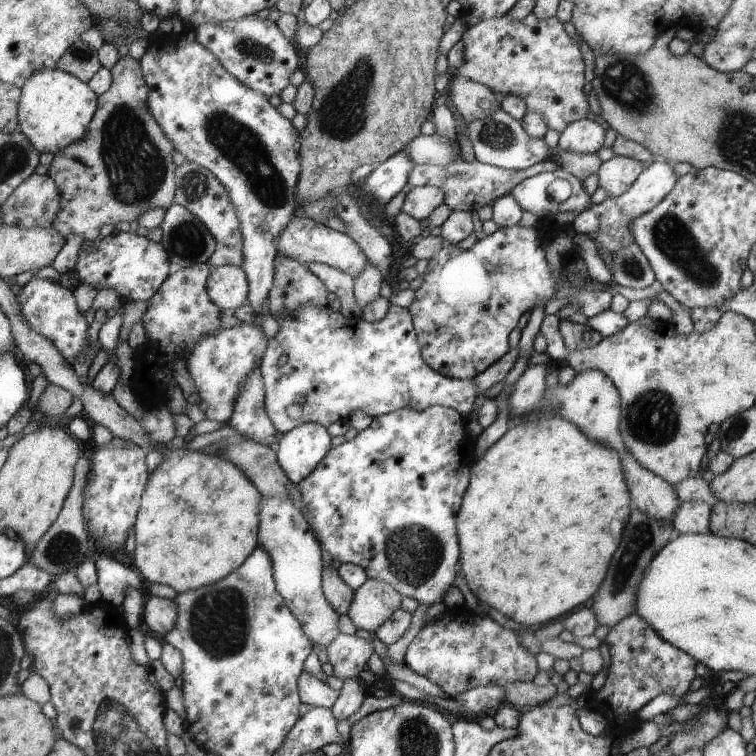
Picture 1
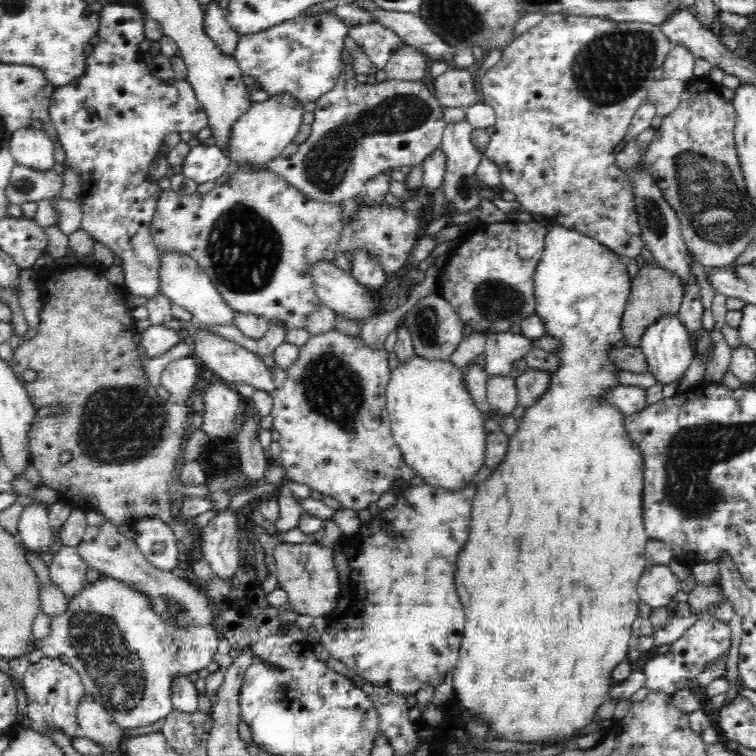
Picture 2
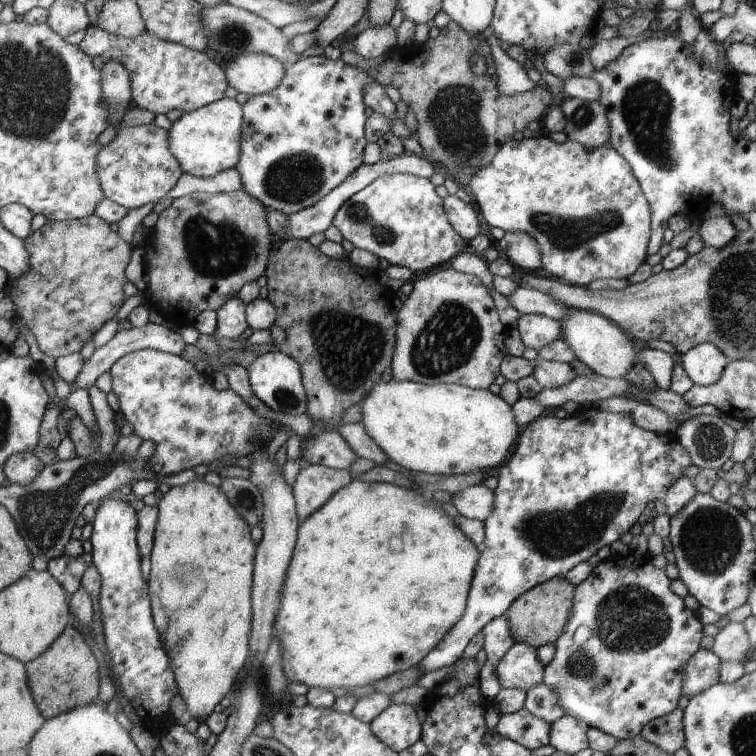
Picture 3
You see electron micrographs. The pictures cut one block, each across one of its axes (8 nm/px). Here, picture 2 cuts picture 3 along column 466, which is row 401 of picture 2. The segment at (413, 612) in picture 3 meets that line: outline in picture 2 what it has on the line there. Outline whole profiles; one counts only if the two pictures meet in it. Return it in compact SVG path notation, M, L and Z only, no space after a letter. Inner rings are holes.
M559 224L554 226L546 226L548 231L546 232L545 250L543 251L541 260L537 264L537 270L534 276L534 299L536 299L536 313L542 320L543 327L546 329L546 334L554 337L562 342L562 348L558 350L558 358L562 360L562 366L560 370L552 376L552 382L548 391L540 396L532 406L526 408L526 414L524 418L520 420L518 425L518 432L508 438L508 444L506 448L506 456L503 457L502 462L498 464L498 468L494 471L494 474L490 476L490 480L484 484L482 490L478 490L476 498L472 502L472 524L469 527L469 536L462 552L458 552L458 560L454 562L454 586L460 602L462 603L465 618L465 628L462 632L461 648L459 657L455 667L453 668L453 694L455 699L458 700L458 704L461 708L464 708L471 714L471 716L481 716L482 721L490 721L490 729L494 729L494 733L498 733L498 737L502 737L502 740L510 742L541 742L543 740L554 741L554 744L550 744L550 747L575 747L577 738L576 735L582 728L588 726L588 724L594 723L594 716L600 708L600 704L606 702L606 694L610 692L610 683L612 678L612 670L620 662L627 660L626 654L628 649L634 644L634 639L631 636L631 624L639 617L638 616L638 603L641 602L641 598L637 593L637 584L642 576L643 570L647 563L645 562L645 546L649 541L649 536L646 534L643 524L643 512L642 512L642 487L643 487L643 460L641 455L641 449L637 447L637 444L633 443L633 440L629 439L629 433L625 432L625 423L623 414L613 405L609 404L608 400L604 399L605 392L612 390L616 387L616 378L614 378L614 370L616 365L608 358L608 351L613 346L624 345L624 332L621 331L622 316L624 316L624 310L631 292L631 280L627 271L627 264L623 261L618 254L612 252L612 250L606 248L600 242L586 236L580 232L576 232L574 229L564 228Z

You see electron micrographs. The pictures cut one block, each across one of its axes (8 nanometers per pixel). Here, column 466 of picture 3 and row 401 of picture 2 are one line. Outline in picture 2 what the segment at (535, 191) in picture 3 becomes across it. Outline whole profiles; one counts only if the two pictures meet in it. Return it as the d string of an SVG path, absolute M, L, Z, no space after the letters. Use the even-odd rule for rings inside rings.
M195 357L172 360L162 371L161 385L177 402L189 403L192 393L198 388L201 379L201 364Z

